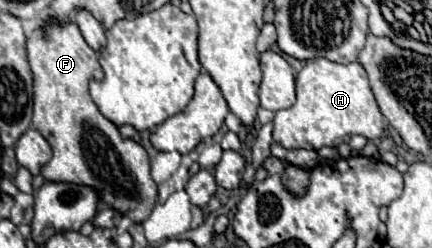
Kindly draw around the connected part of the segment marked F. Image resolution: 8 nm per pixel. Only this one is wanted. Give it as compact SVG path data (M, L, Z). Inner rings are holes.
M43 19L43 23L27 39L27 61L33 71L33 127L49 141L53 157L41 167L41 175L47 181L67 181L93 185L101 193L105 205L115 207L125 217L143 223L157 203L157 183L149 175L147 151L135 141L123 141L119 129L101 115L89 95L89 79L101 79L101 65L97 51L93 51L83 39L75 21Z

